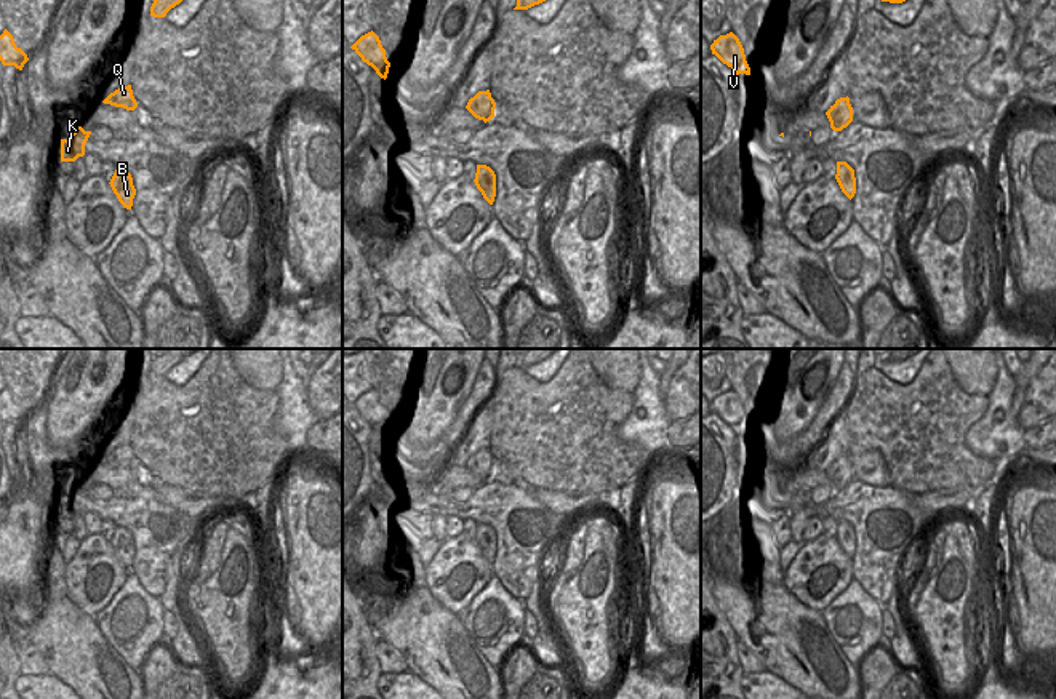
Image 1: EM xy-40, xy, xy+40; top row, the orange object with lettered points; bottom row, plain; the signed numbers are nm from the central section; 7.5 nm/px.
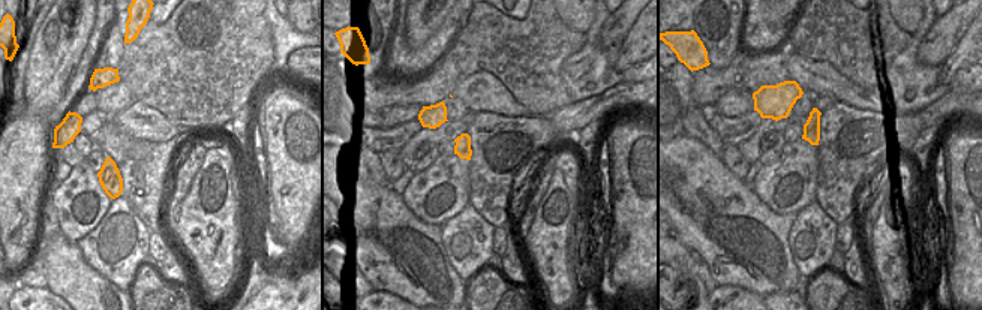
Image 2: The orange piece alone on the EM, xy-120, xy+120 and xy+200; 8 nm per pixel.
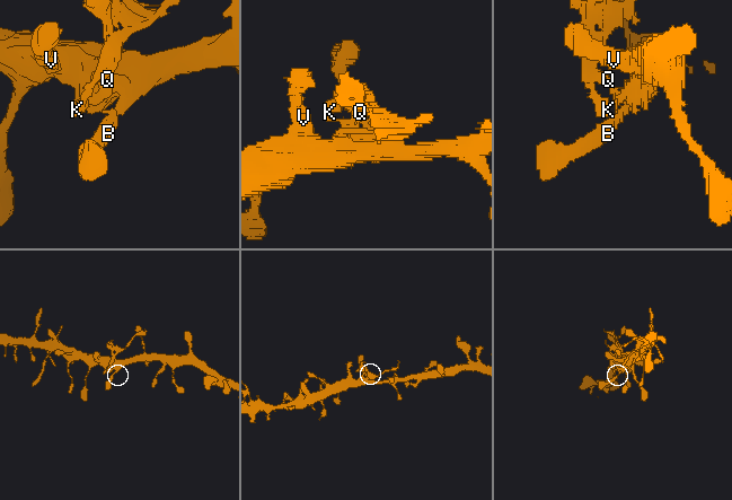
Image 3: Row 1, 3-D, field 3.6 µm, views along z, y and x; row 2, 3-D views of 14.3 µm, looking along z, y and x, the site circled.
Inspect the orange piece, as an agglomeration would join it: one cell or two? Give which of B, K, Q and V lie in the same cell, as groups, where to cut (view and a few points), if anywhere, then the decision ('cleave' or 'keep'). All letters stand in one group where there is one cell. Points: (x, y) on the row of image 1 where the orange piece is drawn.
B V / K Q; cut in xy+40 along (828, 111), (836, 111), (845, 127); cleave

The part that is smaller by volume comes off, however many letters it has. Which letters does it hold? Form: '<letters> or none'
K, Q

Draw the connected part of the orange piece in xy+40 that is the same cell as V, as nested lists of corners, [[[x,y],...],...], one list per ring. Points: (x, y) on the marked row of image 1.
[[[733,32],[720,35],[717,40],[714,40],[710,50],[712,54],[715,54],[723,64],[731,67],[736,75],[750,75],[750,67],[746,61],[744,48]]]

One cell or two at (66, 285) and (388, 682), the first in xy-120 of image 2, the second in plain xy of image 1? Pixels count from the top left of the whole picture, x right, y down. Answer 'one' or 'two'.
two

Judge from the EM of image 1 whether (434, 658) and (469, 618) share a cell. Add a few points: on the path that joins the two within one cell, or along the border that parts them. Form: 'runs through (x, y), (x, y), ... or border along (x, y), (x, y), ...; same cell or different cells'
border along (456, 615), (484, 656); different cells

